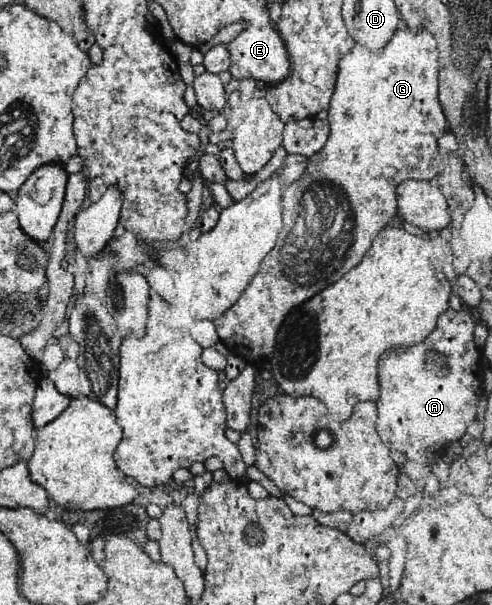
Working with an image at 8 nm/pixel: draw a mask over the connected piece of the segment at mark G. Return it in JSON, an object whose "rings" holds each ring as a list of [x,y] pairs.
{"rings":[[[424,28],[396,30],[382,50],[356,44],[338,64],[338,80],[330,102],[330,138],[326,146],[308,158],[300,180],[282,188],[284,228],[278,246],[262,260],[258,274],[240,300],[214,320],[218,336],[248,364],[262,364],[274,350],[276,330],[288,310],[322,288],[340,280],[372,246],[380,230],[396,216],[396,188],[404,180],[432,180],[440,174],[438,140],[448,120],[438,100],[438,50],[434,36]]]}

